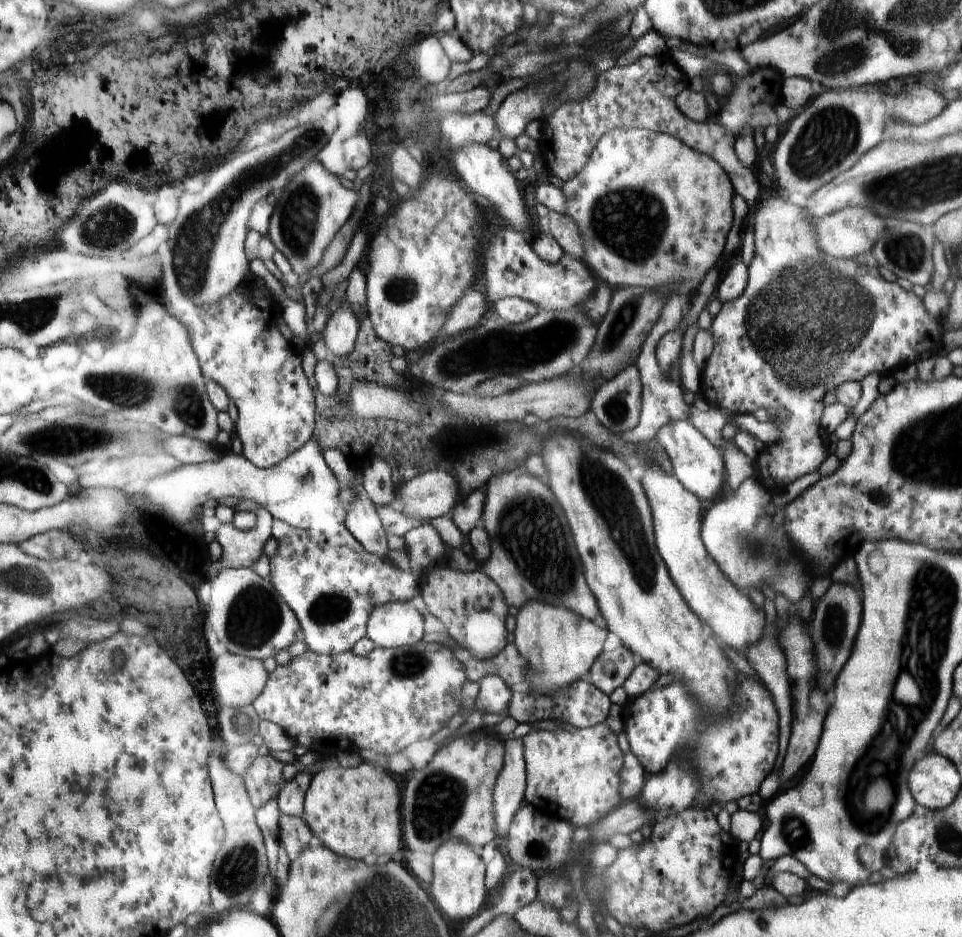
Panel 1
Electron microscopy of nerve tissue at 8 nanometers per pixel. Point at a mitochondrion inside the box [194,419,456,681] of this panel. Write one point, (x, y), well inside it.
(253, 618)

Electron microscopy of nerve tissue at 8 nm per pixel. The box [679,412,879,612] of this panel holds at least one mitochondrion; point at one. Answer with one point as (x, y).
(753, 551)

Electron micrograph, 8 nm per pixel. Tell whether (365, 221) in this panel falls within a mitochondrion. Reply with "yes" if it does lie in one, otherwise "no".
no

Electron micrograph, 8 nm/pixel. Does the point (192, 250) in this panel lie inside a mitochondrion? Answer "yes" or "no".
yes

